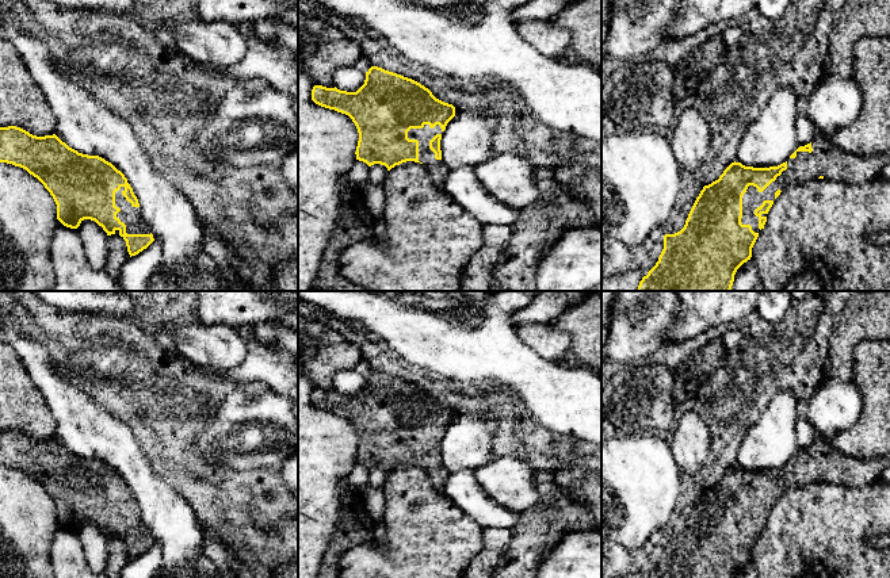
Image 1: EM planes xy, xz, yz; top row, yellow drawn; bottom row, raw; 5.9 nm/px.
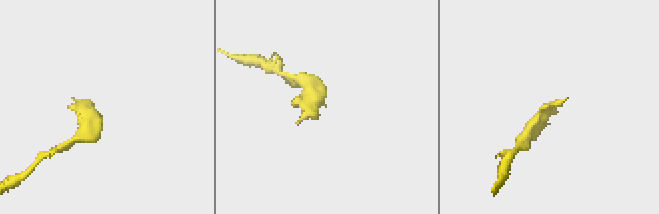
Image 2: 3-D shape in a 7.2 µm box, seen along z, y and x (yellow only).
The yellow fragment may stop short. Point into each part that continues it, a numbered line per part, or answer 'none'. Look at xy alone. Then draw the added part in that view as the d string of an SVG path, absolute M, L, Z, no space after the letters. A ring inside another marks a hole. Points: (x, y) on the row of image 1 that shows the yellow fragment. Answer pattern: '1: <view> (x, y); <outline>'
1: xy (132, 217); M121 187L121 190L115 192L115 206L121 208L116 218L126 225L127 234L150 234L152 230L144 221L141 208L133 207L131 203L122 195L123 191L125 187Z

